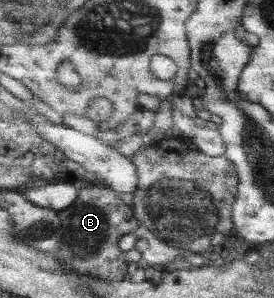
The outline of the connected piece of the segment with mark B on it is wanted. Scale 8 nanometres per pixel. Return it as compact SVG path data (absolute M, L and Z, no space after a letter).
M97 184L79 190L77 199L67 209L58 212L61 217L61 228L66 237L55 253L57 260L66 263L77 274L104 280L107 282L123 282L127 277L127 264L123 251L119 249L119 239L140 227L132 205L107 188Z

